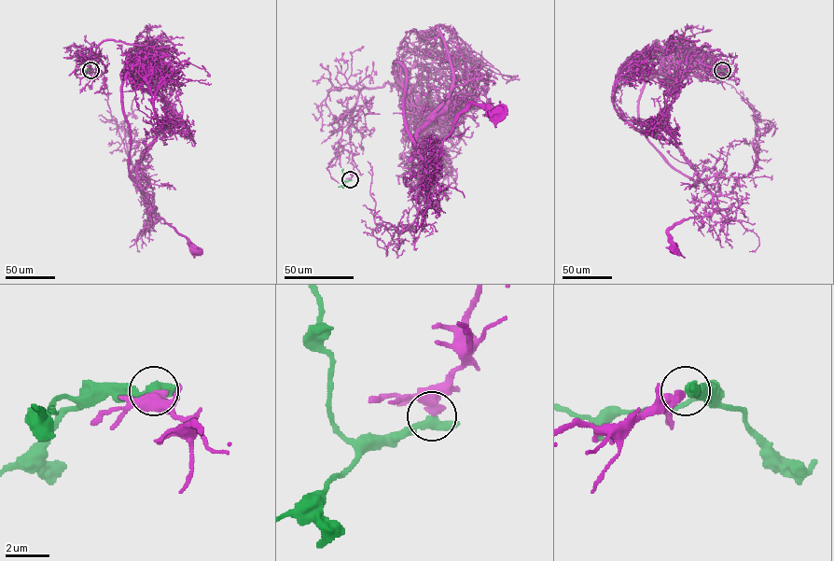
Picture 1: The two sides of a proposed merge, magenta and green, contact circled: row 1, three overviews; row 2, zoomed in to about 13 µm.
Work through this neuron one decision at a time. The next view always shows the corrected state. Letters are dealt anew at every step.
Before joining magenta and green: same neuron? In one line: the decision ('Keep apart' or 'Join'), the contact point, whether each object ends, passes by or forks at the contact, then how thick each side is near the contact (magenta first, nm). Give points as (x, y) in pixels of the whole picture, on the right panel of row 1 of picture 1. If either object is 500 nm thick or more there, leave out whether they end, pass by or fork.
Keep apart. Place: (722, 70). Thickness 500 nm (magenta) against 400 nm

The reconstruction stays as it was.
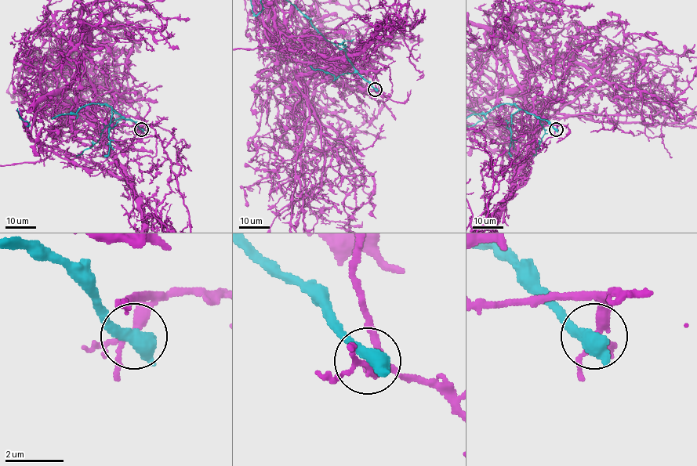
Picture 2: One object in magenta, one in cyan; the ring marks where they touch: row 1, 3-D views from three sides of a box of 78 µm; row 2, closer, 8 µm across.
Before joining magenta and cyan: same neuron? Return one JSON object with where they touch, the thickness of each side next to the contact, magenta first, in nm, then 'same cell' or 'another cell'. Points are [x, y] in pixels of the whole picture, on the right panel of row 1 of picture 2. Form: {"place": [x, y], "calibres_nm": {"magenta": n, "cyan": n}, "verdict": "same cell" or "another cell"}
{"place": [556, 129], "calibres_nm": {"magenta": 200, "cyan": 440}, "verdict": "another cell"}

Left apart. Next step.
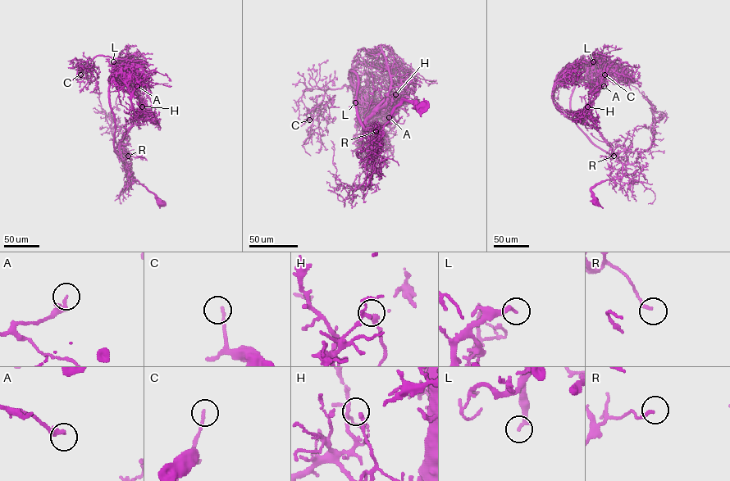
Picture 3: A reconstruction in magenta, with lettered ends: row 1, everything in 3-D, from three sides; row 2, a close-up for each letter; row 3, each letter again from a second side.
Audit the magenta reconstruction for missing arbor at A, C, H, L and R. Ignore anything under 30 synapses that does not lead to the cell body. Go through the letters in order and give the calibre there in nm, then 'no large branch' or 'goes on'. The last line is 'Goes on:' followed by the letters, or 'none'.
A: 260 nm thick; no large branch
C: 130 nm thick; no large branch
H: 200 nm thick; no large branch
L: 240 nm thick; goes on
R: 150 nm thick; no large branch
Goes on: L

